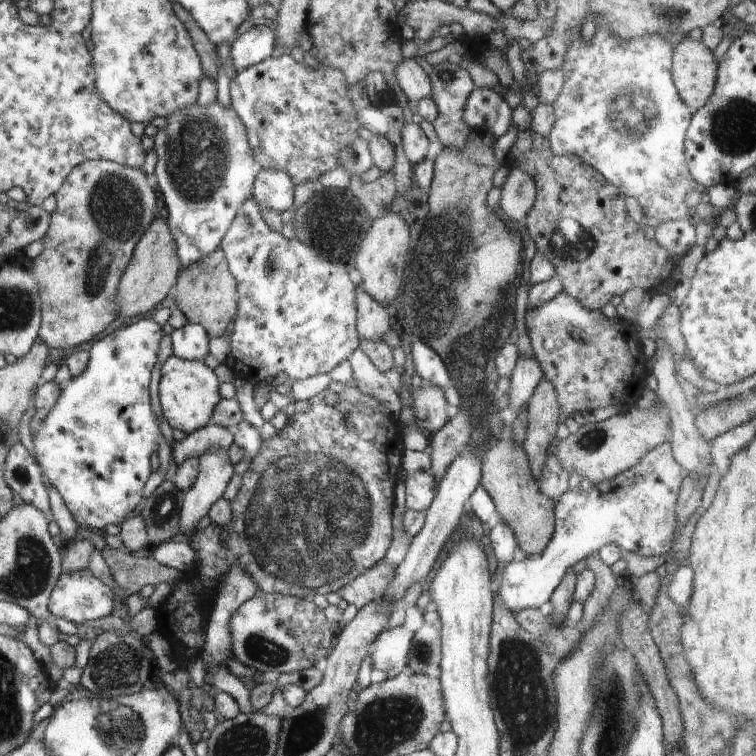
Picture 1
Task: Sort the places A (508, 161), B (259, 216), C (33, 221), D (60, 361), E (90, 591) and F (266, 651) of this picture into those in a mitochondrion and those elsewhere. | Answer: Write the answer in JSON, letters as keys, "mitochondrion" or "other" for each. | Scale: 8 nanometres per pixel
{"A":"other","B":"other","C":"other","D":"other","E":"other","F":"mitochondrion"}

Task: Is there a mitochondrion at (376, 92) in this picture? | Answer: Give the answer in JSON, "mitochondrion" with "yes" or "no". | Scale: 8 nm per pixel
{"mitochondrion":"yes"}

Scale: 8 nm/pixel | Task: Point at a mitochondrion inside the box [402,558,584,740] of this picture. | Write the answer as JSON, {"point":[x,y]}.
{"point":[423,653]}

